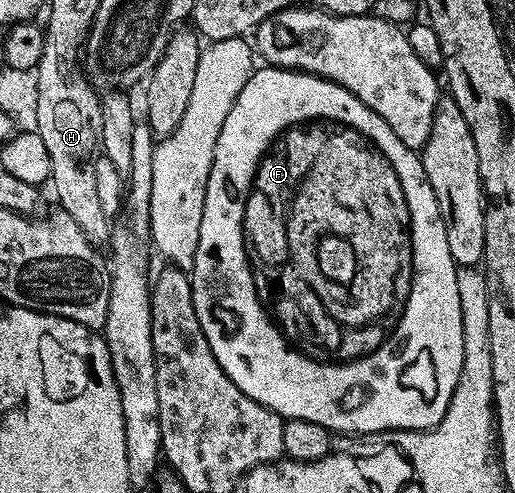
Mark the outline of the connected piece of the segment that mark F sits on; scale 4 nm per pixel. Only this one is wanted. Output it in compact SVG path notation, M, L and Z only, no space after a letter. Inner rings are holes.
M276 68L258 69L253 78L239 92L239 100L235 100L235 108L231 108L231 116L227 116L227 124L223 124L223 132L219 136L219 144L215 148L215 164L211 168L211 180L207 184L207 208L203 208L203 232L199 236L199 252L195 256L195 264L191 271L195 312L199 316L199 324L203 324L203 332L207 336L207 344L211 344L211 352L215 352L215 360L231 376L231 380L247 396L259 404L263 404L271 412L286 420L307 420L307 424L319 424L319 428L327 428L334 436L360 436L362 434L385 434L389 430L434 430L447 416L447 408L451 404L451 396L455 396L455 388L459 388L459 376L465 363L463 348L463 304L459 304L459 276L457 261L451 256L451 244L447 244L447 228L439 208L439 200L427 180L427 172L422 155L416 150L407 148L383 116L371 112L363 100L359 100L347 88L325 78L317 78L313 74L302 74L300 70L278 70Z

